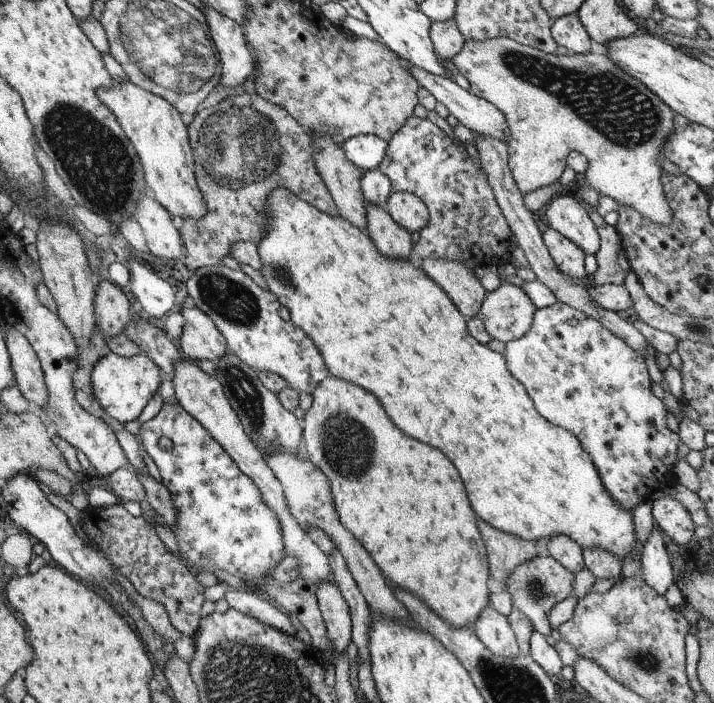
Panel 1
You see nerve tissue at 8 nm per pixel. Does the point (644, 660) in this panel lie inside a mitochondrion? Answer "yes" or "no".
yes

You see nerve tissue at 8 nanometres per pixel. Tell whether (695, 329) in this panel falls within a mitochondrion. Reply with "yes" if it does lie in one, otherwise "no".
yes

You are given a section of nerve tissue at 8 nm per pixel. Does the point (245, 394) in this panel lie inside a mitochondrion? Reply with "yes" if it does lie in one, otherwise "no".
yes

